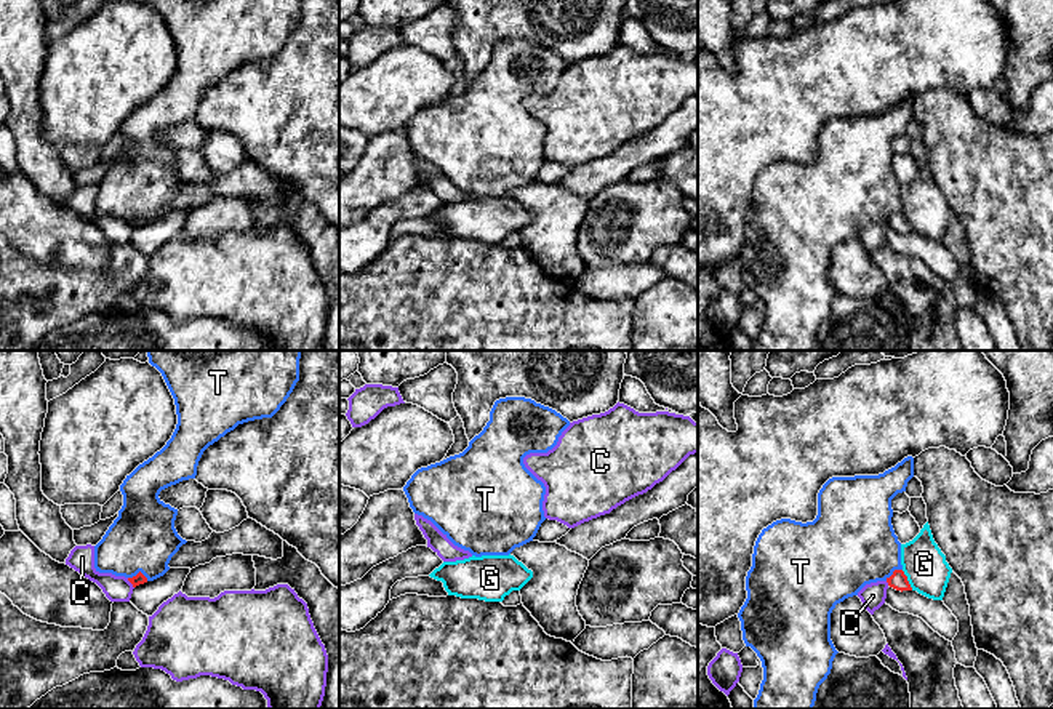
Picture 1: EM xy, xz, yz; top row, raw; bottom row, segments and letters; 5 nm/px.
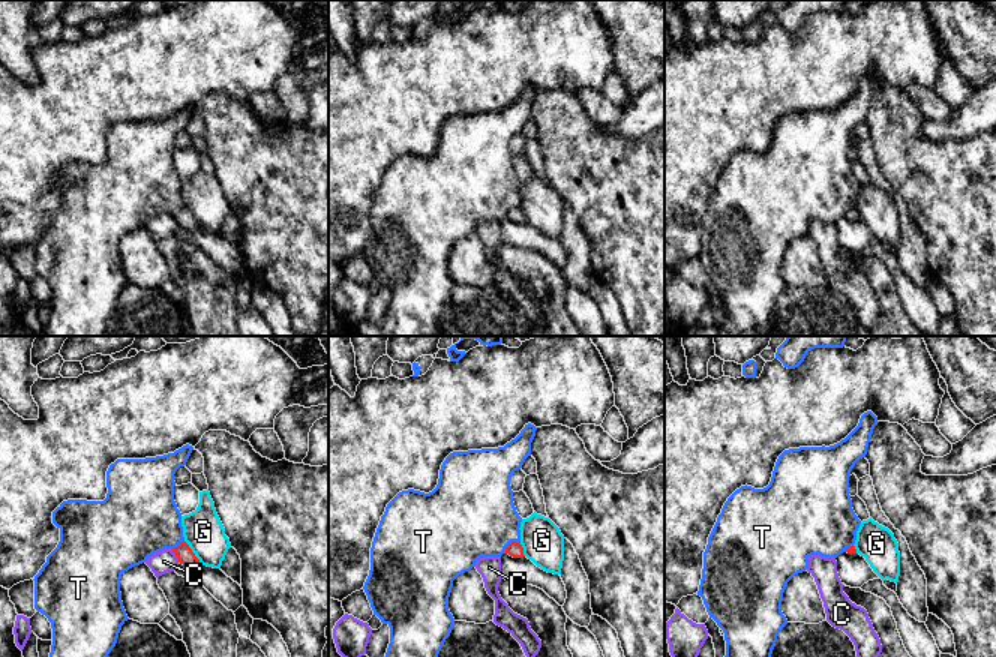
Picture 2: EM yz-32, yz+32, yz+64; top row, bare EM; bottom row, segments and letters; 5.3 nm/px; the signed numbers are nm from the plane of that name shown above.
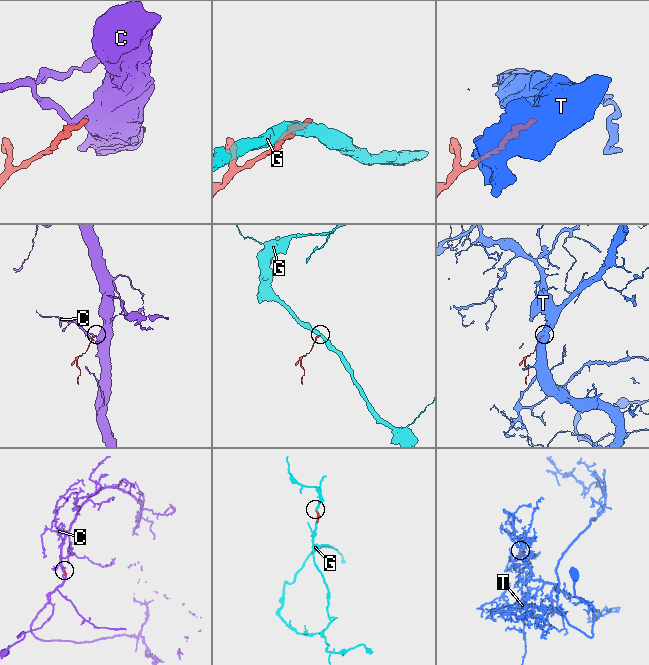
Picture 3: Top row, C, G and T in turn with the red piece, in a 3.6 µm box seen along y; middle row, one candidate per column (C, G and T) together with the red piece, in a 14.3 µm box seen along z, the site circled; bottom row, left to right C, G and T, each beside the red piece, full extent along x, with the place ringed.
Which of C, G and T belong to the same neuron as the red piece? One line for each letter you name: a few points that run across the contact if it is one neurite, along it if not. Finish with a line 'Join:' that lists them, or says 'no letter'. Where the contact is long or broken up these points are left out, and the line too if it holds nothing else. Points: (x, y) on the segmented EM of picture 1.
Join: no letter

